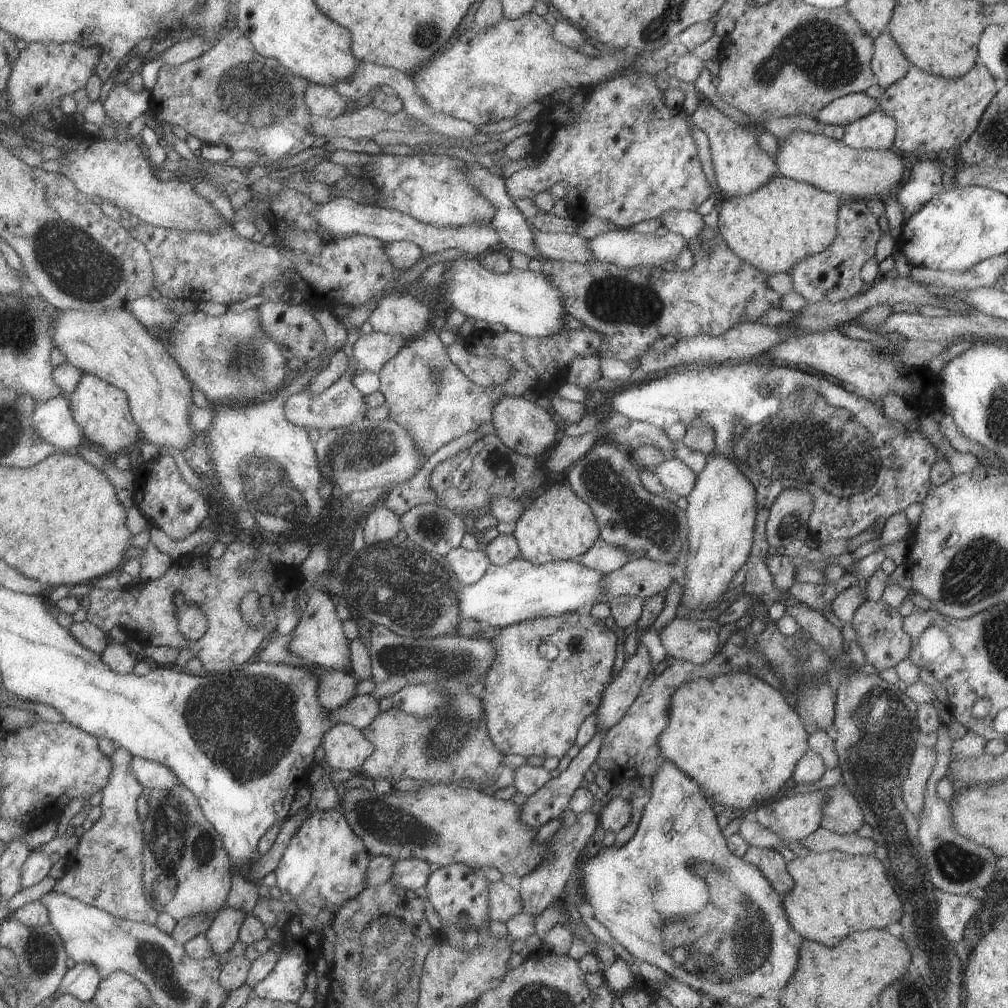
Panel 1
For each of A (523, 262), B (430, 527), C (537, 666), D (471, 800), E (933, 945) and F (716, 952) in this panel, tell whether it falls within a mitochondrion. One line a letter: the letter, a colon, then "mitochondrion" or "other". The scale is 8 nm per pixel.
A: other
B: mitochondrion
C: other
D: other
E: mitochondrion
F: mitochondrion

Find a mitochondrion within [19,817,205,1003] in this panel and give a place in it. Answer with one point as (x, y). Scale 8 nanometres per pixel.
(39, 953)

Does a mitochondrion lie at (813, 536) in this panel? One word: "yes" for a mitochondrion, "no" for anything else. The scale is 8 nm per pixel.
no

